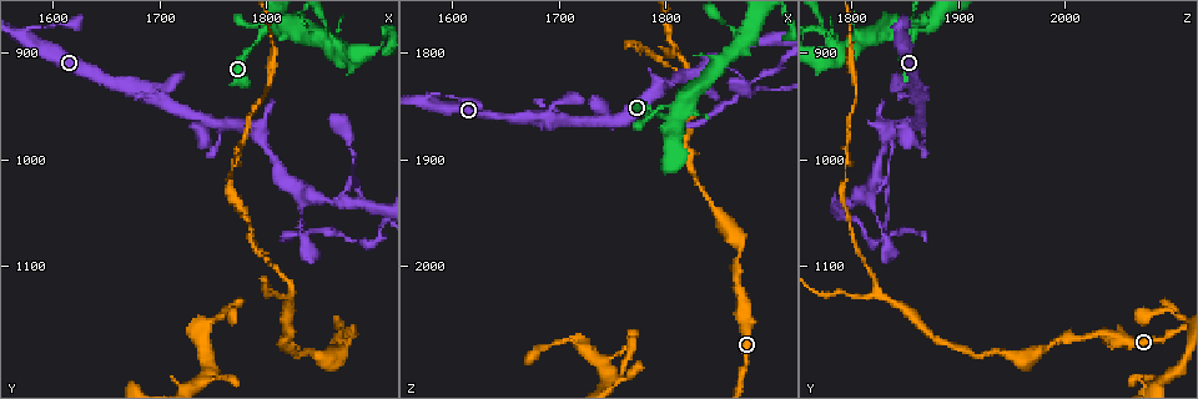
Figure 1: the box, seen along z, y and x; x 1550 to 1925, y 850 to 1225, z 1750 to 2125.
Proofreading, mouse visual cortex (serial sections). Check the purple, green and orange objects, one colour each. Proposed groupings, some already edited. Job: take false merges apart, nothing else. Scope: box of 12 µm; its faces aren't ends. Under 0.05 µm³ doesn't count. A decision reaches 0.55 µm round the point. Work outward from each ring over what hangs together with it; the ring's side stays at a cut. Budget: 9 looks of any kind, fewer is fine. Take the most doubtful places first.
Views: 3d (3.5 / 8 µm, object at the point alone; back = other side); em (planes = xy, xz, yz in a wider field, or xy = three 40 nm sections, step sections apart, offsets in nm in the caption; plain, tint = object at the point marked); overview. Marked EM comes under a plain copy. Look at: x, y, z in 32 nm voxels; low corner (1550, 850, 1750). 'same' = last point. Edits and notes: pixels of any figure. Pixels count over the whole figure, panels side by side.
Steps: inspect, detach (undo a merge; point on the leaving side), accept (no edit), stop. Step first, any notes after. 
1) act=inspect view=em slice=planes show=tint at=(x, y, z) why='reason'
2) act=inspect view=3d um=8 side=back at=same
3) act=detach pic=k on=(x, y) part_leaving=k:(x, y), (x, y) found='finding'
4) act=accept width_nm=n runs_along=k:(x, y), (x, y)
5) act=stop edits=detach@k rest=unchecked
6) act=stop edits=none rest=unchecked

act=inspect view=3d um=3.5 side=back at=(1824, 1124, 1822) why='arms part here'

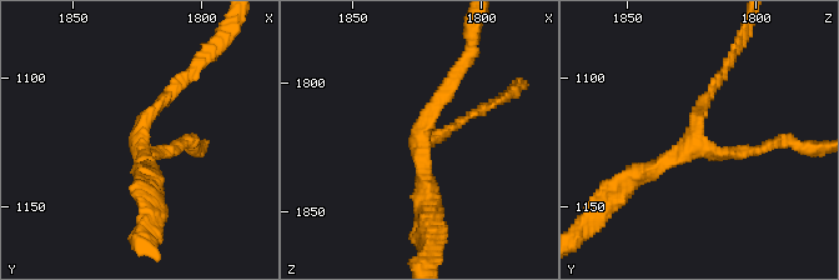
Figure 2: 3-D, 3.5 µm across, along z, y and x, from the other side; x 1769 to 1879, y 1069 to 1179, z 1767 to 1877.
act=inspect view=em slice=xy step=3 show=tint at=(1823, 1125, 1824) arms=3 arm_widths_nm=150,200,250 why='need the tissue'

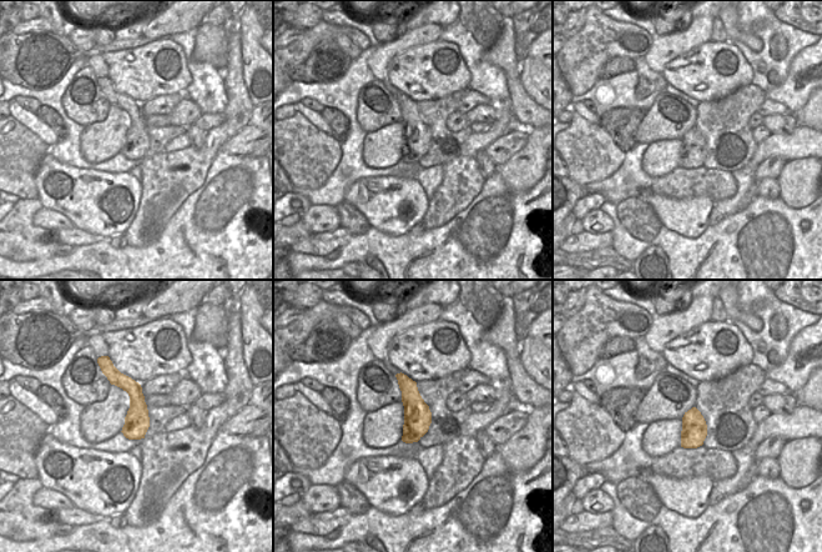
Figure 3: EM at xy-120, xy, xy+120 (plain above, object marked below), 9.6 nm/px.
act=accept runs_along=3:(111, 372), (136, 395), (141, 435) found='one cell here'

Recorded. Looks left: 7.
act=inspect view=3d um=8 at=(1864, 894, 1782) why='three-way junction'

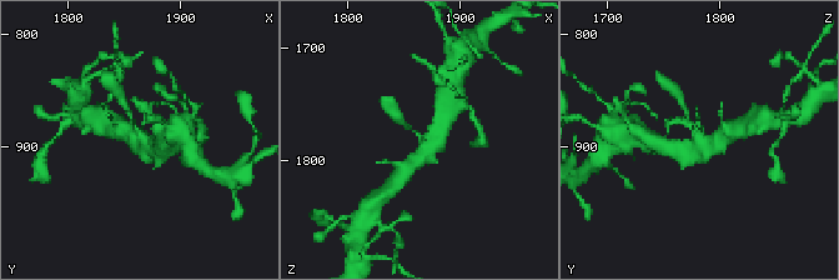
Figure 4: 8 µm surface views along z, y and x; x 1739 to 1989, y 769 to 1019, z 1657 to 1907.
act=inspect view=3d um=3.5 at=(1866, 892, 1784) why='zoom in'

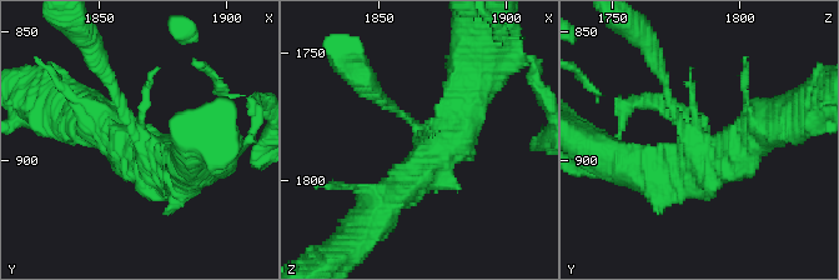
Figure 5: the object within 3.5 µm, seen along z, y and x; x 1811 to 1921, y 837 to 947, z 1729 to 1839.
act=inspect view=em slice=xy step=1 show=tint at=(1867, 893, 1784)

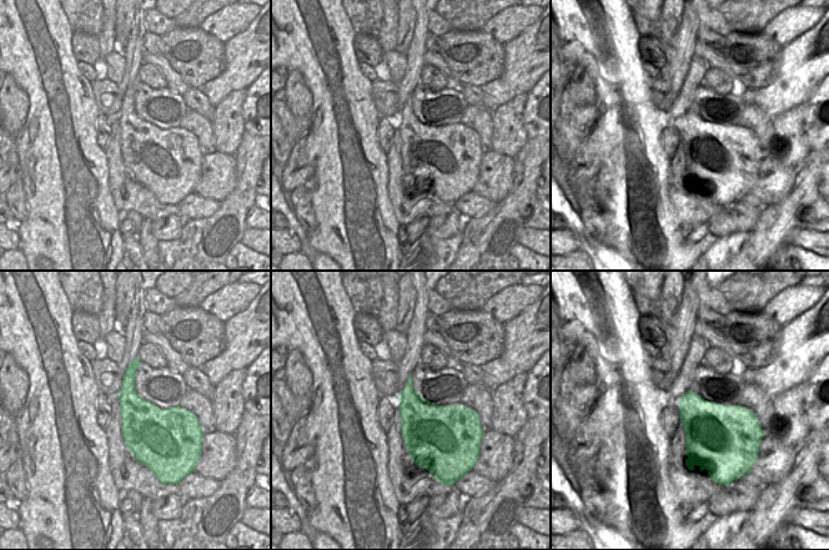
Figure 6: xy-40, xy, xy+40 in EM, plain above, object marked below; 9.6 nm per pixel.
act=accept runs_along=5:(383, 201), (450, 140), (472, 80) found='continuous, no second cell'

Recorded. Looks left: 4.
act=inspect view=3d um=3.5 at=(1686, 936, 1858) why='two arms in line, one across'

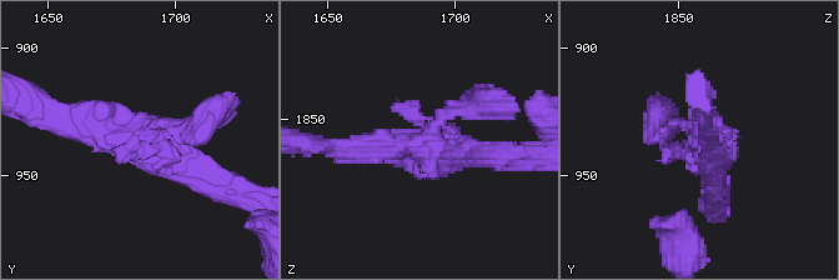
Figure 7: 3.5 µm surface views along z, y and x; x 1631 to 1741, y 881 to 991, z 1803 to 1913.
act=inspect view=em slice=planes show=tint at=(1686, 935, 1860)

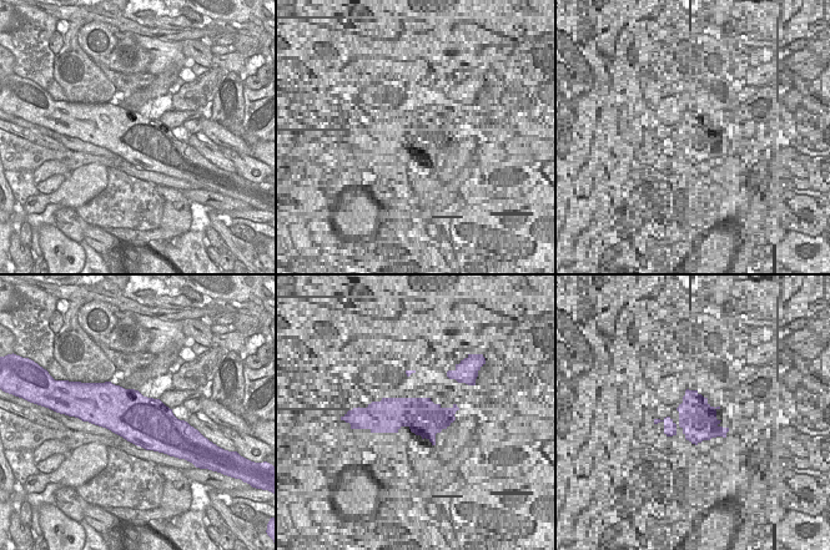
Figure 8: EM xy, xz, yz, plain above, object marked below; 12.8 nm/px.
act=accept runs_along=7:(58, 121), (142, 140), (207, 179) found='all the same cell'

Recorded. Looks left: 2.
act=inspect view=em slice=xy step=2 show=tint at=(1878, 1026, 1828) why='arms part here'

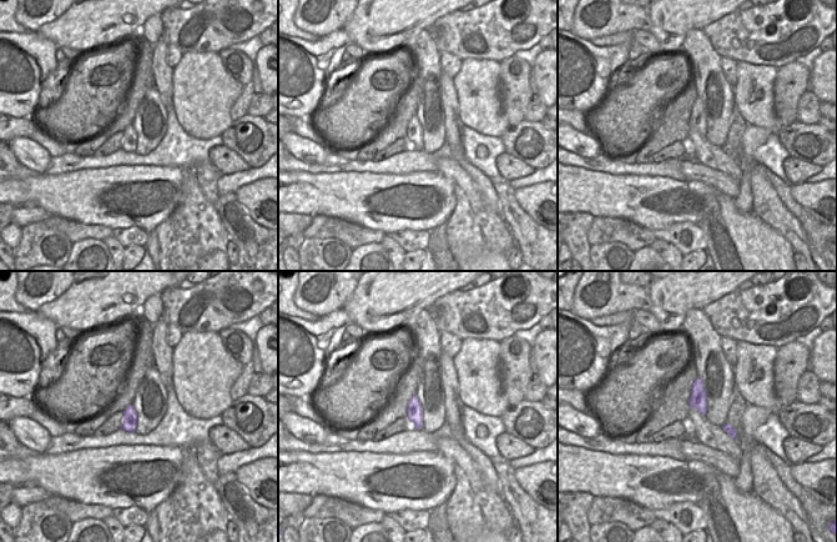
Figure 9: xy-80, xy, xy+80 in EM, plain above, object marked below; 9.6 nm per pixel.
act=inspect view=3d um=3.5 at=same

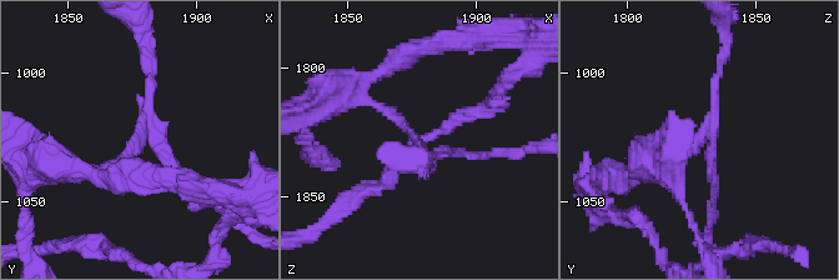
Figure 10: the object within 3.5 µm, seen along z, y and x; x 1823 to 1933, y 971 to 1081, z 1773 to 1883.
act=accept arms=3 arm_widths_nm=150,150,150 runs_along=10:(66, 168), (111, 168), (135, 144), (150, 68) found='continuous, no second cell'

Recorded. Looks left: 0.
act=stop edits=none rest=unchecked

